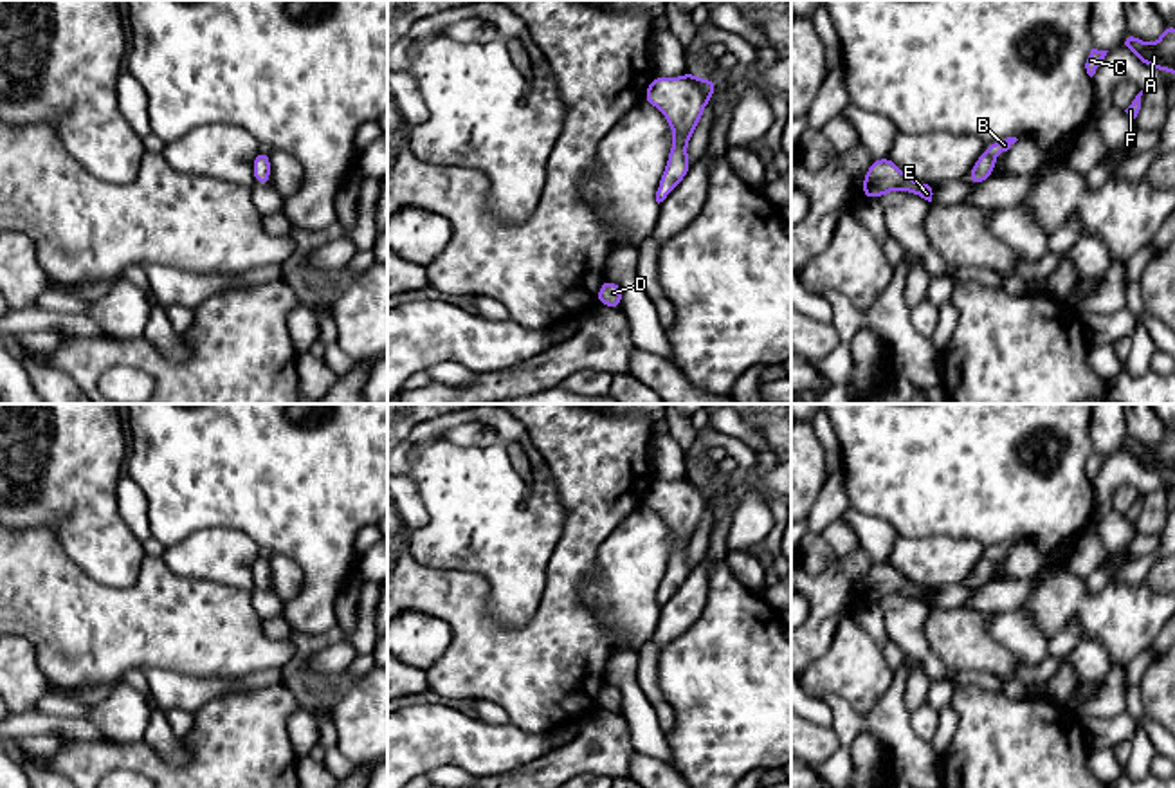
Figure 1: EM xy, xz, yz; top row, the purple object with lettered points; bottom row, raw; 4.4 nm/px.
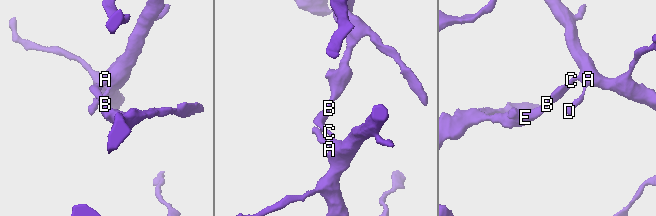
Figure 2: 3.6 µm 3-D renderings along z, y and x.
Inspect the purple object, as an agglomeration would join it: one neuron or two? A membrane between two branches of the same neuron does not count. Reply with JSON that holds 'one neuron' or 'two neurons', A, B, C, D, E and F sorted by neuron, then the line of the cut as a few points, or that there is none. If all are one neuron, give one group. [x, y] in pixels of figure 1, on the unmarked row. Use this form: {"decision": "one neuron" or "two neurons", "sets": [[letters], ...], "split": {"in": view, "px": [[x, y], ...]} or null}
{"decision": "two neurons", "sets": [["A", "B", "C", "D", "F"], ["E"]], "split": {"in": "xy", "px": [[265, 556], [265, 570], [256, 576]]}}

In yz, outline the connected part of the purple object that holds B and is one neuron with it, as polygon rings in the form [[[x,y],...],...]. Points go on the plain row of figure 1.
[[[1007,541],[1004,545],[997,545],[993,548],[989,548],[982,559],[977,564],[977,573],[980,573],[984,577],[984,581],[991,581],[993,573],[995,573],[995,564],[997,564],[997,557],[998,555],[1007,555],[1018,543],[1016,541]]]

